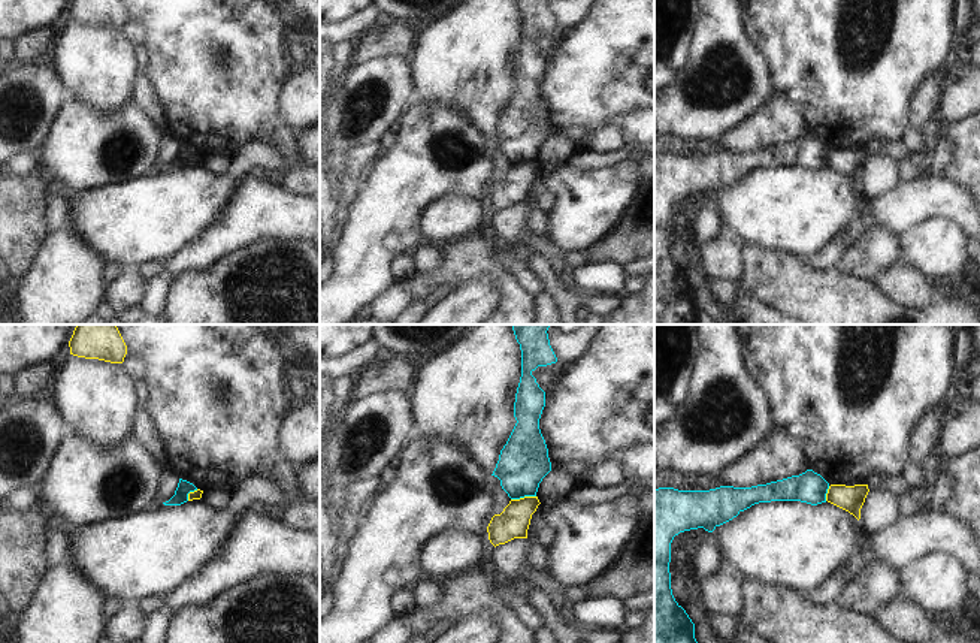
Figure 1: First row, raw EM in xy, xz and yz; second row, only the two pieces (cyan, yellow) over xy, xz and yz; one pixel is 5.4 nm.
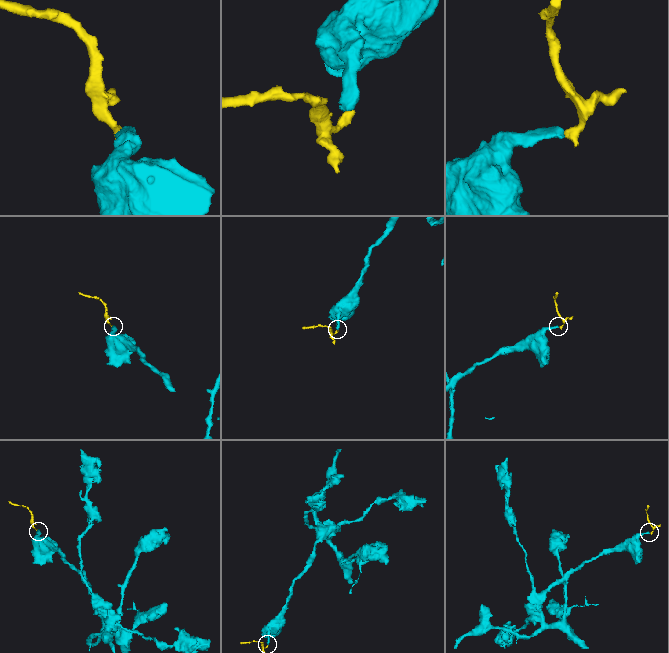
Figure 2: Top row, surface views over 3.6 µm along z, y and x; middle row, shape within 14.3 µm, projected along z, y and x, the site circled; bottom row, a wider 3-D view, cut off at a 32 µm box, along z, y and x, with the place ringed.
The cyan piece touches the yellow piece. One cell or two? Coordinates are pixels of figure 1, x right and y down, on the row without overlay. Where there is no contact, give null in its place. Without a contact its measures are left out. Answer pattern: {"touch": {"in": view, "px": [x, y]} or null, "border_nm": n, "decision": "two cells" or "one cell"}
{"touch": {"in": "xz", "px": [523, 162]}, "border_nm": 140, "decision": "two cells"}

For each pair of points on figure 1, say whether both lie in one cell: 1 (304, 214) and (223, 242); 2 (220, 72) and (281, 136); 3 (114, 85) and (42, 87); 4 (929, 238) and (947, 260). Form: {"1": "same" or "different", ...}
{"1": "same", "2": "same", "3": "different", "4": "same"}

